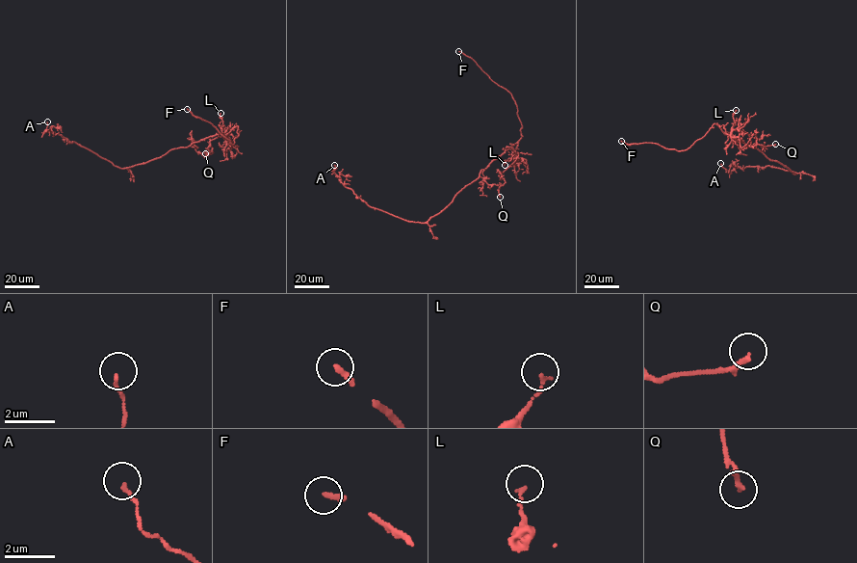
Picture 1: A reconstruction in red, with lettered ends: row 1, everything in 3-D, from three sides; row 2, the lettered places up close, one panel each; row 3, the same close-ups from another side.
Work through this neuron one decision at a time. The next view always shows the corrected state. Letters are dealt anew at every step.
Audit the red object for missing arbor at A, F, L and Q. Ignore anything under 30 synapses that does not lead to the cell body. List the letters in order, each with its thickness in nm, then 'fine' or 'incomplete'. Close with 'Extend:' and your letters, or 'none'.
A: 130 nm thick; fine
F: 240 nm thick; incomplete
L: 160 nm thick; fine
Q: 190 nm thick; fine
Extend: F

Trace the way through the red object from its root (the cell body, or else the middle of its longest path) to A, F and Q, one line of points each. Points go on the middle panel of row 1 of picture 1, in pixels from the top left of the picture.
A: (473, 181), (426, 222), (410, 222), (369, 206), (340, 181), (333, 171), (334, 165)
F: (473, 181), (492, 161), (512, 147), (521, 137), (522, 126), (511, 93), (489, 78), (472, 59), (458, 51)
Q: (473, 181), (510, 149), (517, 159), (503, 172), (499, 171), (505, 182), (499, 189), (500, 197)

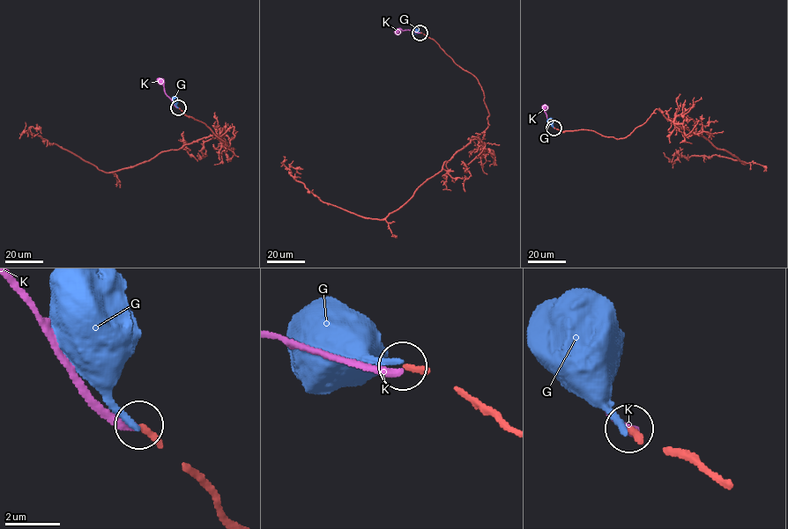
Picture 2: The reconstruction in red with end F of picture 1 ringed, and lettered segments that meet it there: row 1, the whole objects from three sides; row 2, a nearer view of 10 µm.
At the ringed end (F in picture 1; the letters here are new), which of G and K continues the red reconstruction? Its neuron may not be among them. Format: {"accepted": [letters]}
{"accepted": []}

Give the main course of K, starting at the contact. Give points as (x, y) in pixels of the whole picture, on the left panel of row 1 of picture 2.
K: (178, 107), (166, 94), (163, 81), (160, 80)

